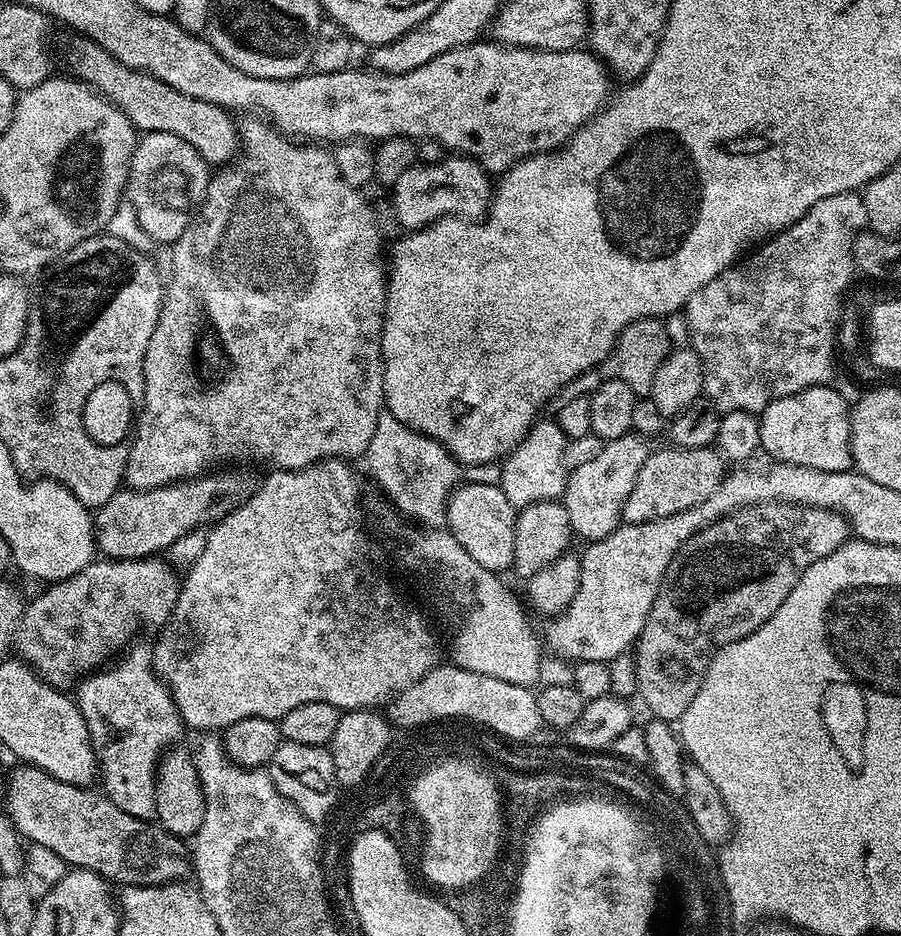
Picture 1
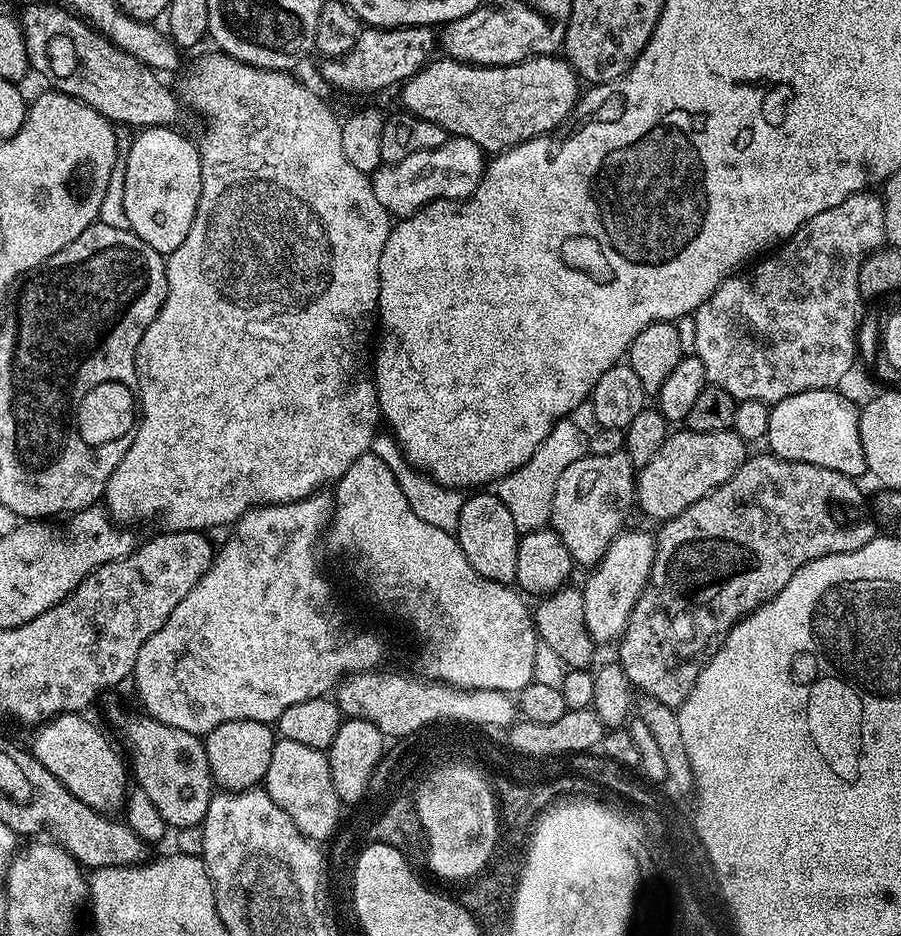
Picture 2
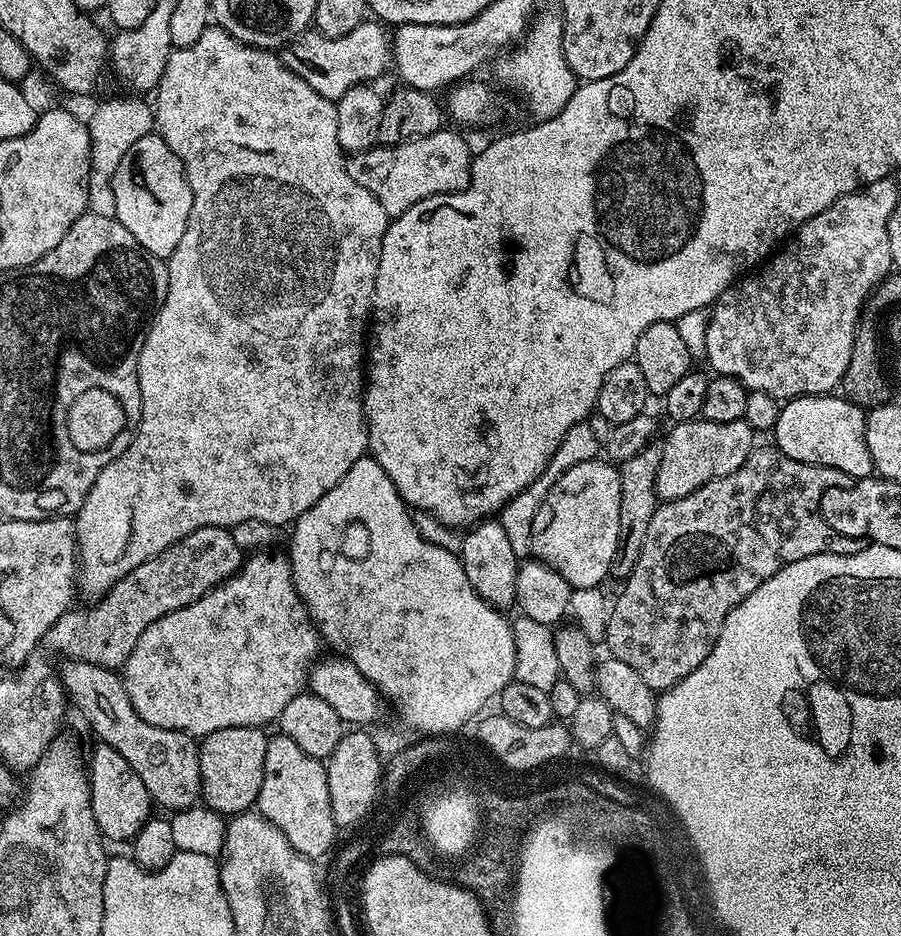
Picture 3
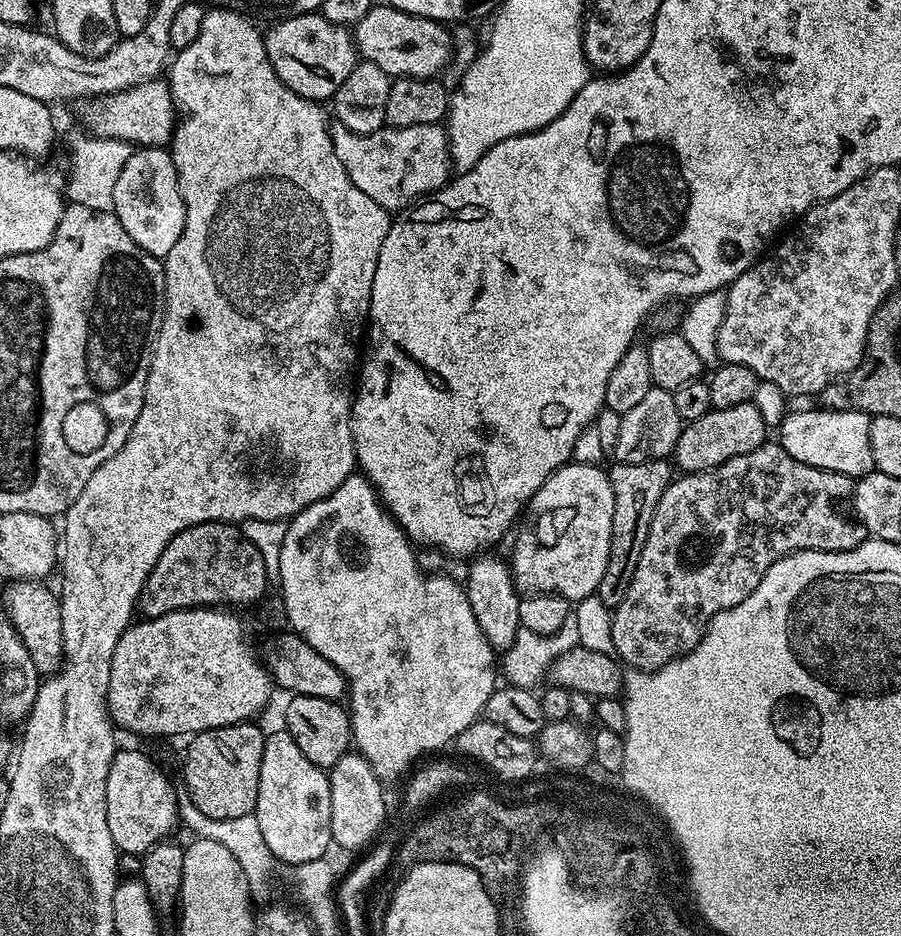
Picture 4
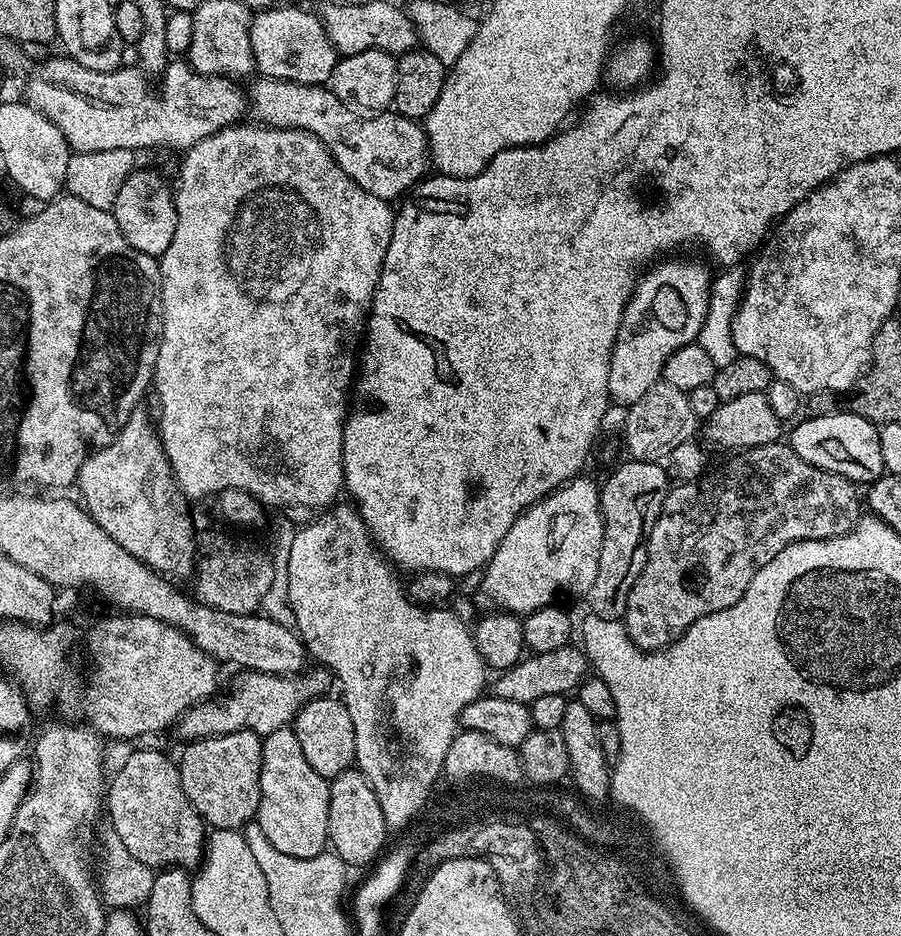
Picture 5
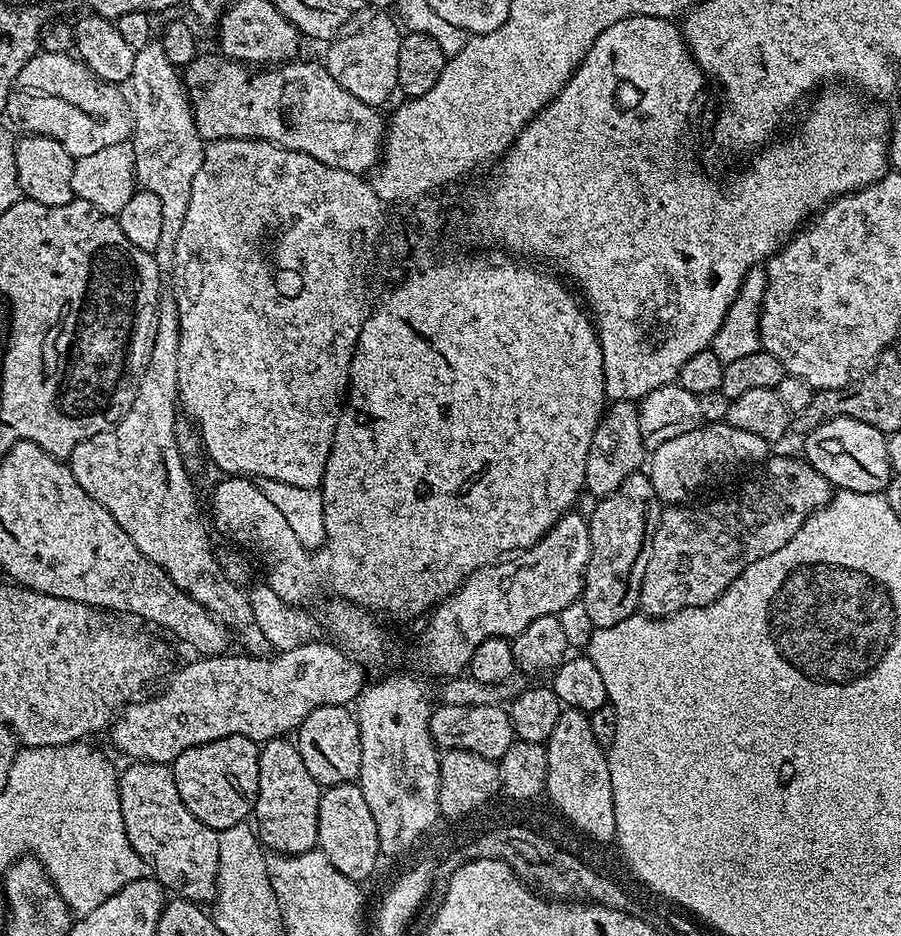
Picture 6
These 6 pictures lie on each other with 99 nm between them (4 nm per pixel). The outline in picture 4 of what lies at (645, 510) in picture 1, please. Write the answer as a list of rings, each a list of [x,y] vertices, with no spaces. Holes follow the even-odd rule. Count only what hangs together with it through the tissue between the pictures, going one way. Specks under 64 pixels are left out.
[[[753,404],[713,408],[702,414],[698,422],[684,425],[674,453],[675,467],[684,474],[717,468],[722,466],[722,462],[730,462],[730,458],[738,458],[738,454],[750,454],[750,450],[758,450],[758,446],[766,443],[767,436],[764,435],[769,435],[769,432],[766,422],[762,422],[762,414],[758,414]]]

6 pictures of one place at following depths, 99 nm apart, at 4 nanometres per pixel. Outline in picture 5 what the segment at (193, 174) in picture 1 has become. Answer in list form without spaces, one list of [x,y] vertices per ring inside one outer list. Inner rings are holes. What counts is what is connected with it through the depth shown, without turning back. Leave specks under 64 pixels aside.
[[[142,168],[133,170],[126,182],[122,182],[122,190],[118,190],[118,198],[114,198],[114,206],[110,211],[118,222],[118,230],[122,230],[122,238],[130,242],[135,252],[158,258],[166,246],[170,246],[174,238],[174,226],[178,226],[176,197],[171,183],[167,184],[158,173]]]

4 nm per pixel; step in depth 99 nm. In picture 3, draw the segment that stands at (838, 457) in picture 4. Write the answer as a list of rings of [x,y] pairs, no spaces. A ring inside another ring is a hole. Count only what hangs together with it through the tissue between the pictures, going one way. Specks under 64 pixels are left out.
[[[840,394],[798,396],[781,407],[774,429],[775,447],[782,454],[807,464],[842,470],[853,478],[867,478],[874,469],[870,446],[866,446],[865,409]]]

